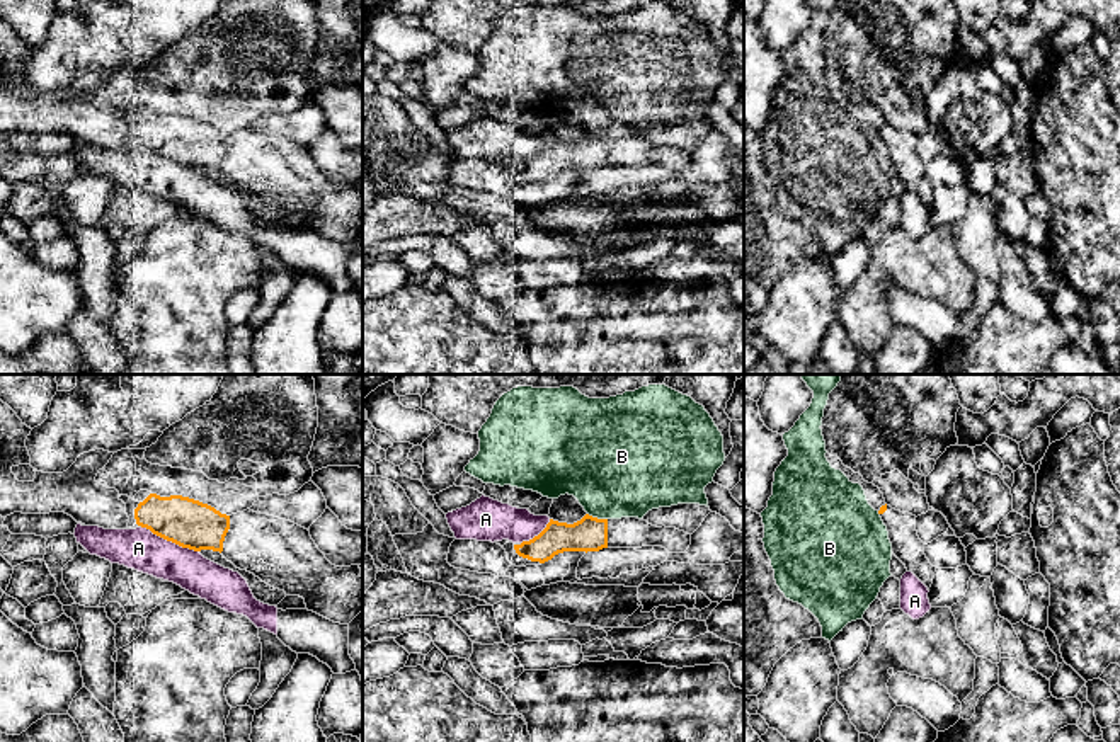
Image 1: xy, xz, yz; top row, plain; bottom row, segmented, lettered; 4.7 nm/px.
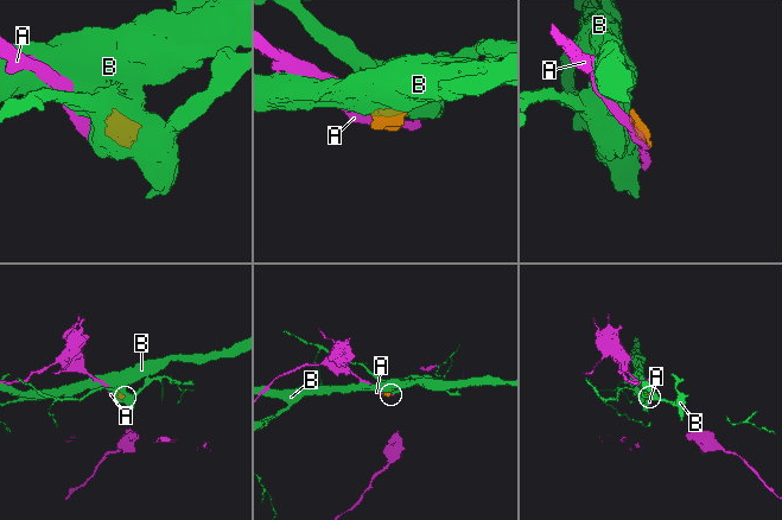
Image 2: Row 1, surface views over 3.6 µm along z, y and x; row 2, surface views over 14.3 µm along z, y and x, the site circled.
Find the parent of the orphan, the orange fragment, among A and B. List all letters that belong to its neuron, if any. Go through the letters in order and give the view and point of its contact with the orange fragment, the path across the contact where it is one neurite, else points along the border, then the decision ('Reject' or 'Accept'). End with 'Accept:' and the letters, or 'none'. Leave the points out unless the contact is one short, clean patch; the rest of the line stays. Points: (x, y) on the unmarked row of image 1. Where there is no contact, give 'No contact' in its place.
A: Touches orange at xy (171, 159). Boundary: xy (142, 145), (198, 171). Reject
B: Touches orange at xz (596, 136). Boundary: xz (588, 131), (606, 138). Reject
Accept: none

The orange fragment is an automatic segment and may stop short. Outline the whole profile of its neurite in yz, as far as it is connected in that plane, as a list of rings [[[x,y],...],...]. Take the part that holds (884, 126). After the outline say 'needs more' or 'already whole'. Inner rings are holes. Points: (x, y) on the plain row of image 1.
[[[882,124],[878,129],[889,150],[892,172],[912,191],[928,208],[933,203],[931,182],[924,174],[924,162],[916,150],[916,134],[900,131],[890,124]]] | needs more

